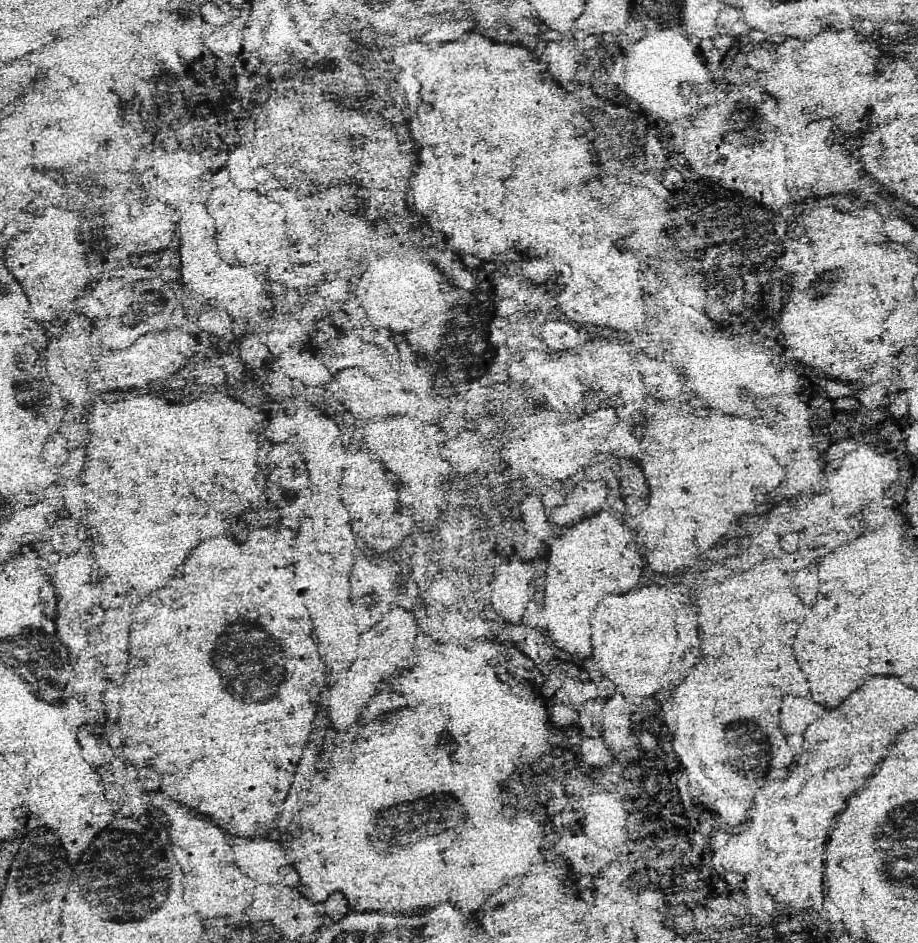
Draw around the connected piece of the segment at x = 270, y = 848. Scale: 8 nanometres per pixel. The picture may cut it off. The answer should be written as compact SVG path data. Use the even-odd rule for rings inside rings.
M250 838L242 840L234 850L236 868L244 872L250 880L264 882L270 886L296 886L298 876L292 866L288 866L282 848L274 840Z

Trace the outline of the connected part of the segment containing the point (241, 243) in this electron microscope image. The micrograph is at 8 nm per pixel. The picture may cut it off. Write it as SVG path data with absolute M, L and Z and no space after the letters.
M234 184L212 188L206 206L216 220L216 248L218 256L230 264L252 274L264 274L272 262L288 258L290 240L284 234L284 218L276 202L270 202L262 192L240 190Z

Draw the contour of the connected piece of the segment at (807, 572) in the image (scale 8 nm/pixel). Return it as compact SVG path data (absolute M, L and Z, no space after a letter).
M808 564L804 568L800 568L794 576L792 576L796 594L800 596L800 600L804 604L814 604L816 594L818 594L818 570L816 564Z

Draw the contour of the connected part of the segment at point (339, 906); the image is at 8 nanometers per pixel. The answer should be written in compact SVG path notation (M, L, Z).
M334 892L328 896L328 900L324 902L324 914L328 918L340 918L346 912L346 898L340 892Z

